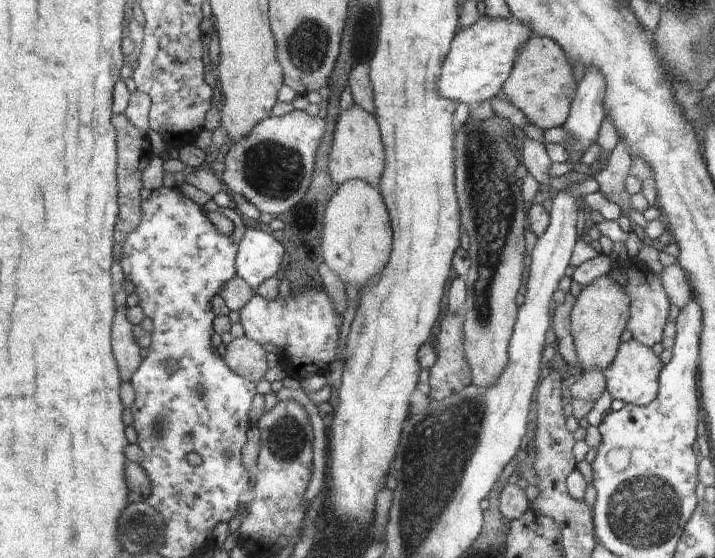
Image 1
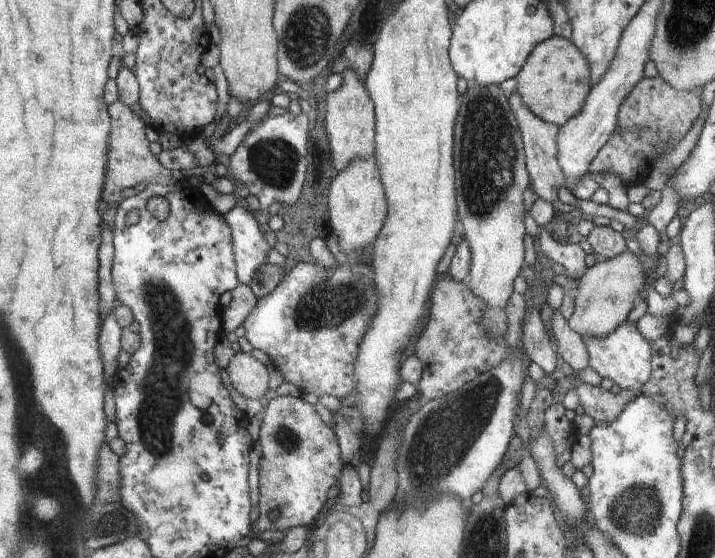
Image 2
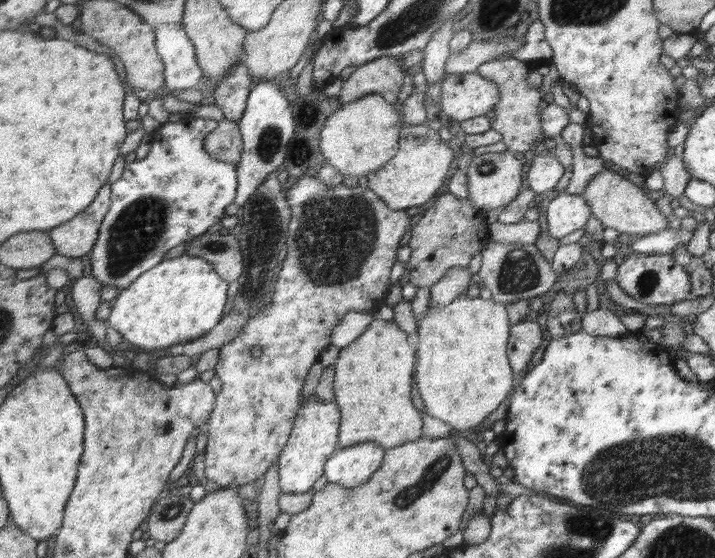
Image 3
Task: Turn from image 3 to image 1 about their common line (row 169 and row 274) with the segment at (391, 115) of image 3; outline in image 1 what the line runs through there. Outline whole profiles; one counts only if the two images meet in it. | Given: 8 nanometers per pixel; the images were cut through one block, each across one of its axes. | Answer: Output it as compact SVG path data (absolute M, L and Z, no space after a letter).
M352 180L338 186L326 204L321 234L323 262L342 278L342 282L360 288L378 278L389 262L392 246L392 219L380 188L364 180Z

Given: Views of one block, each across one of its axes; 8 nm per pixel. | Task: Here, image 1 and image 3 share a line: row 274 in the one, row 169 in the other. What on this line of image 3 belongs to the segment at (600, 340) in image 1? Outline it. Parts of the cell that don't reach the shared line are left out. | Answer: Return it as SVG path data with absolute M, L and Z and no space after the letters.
M604 169L598 173L587 188L584 188L581 195L592 209L593 216L596 216L605 228L615 228L621 233L644 236L657 233L669 226L668 218L654 206L654 202L650 198L646 198L646 194L640 190L640 187L632 184L626 178L624 180L614 178L612 169Z

